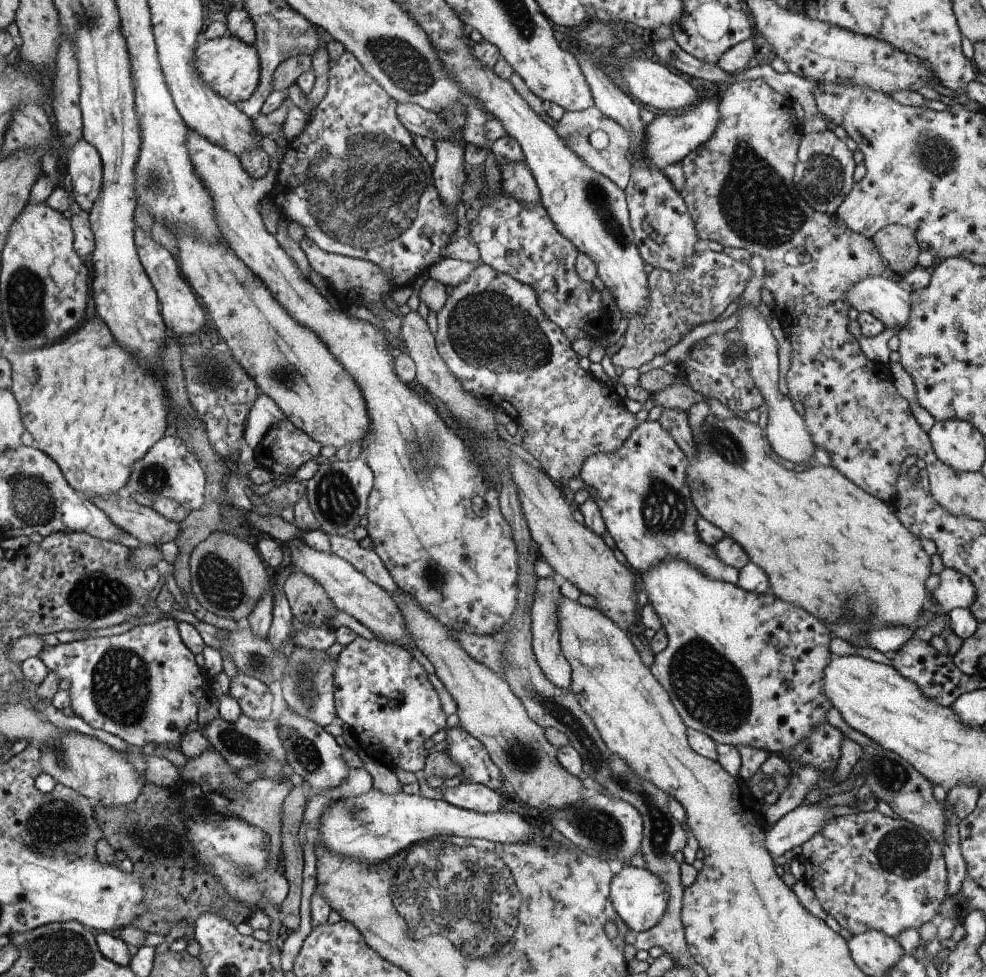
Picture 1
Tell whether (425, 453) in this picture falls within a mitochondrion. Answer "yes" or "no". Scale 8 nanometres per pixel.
yes

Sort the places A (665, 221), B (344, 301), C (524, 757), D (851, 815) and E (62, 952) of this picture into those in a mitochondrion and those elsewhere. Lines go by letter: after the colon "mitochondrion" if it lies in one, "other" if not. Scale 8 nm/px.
A: other
B: other
C: mitochondrion
D: other
E: mitochondrion

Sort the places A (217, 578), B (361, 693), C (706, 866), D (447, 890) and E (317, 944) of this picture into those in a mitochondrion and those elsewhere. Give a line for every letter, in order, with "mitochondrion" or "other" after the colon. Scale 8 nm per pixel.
A: mitochondrion
B: other
C: other
D: mitochondrion
E: other

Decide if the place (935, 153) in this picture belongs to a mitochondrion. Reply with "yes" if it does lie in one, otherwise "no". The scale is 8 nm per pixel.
yes

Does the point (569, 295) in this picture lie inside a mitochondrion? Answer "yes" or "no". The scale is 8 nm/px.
no

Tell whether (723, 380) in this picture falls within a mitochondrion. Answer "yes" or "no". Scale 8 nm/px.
no

